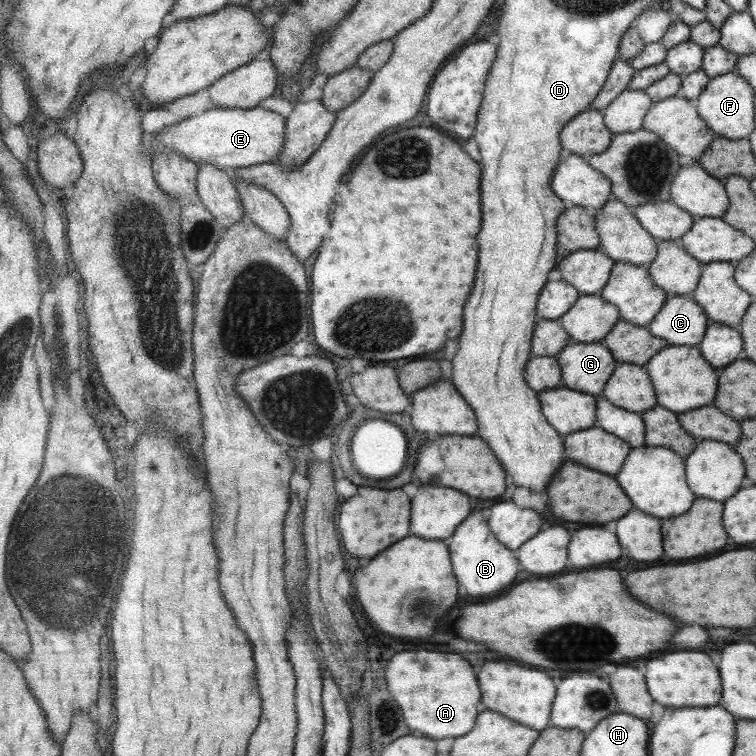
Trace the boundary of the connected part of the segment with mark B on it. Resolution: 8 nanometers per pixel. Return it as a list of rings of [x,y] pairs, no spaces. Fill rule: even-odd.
[[[471,512],[467,518],[463,518],[463,522],[455,527],[453,534],[449,537],[447,549],[454,578],[465,588],[467,596],[473,596],[473,598],[487,598],[487,596],[501,594],[513,584],[517,572],[521,570],[515,552],[508,550],[493,536],[486,519],[480,512]]]

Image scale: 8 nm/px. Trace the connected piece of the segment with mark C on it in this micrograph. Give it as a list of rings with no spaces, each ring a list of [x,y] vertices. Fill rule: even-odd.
[[[669,295],[646,329],[671,345],[697,346],[709,320],[703,309],[684,295]]]

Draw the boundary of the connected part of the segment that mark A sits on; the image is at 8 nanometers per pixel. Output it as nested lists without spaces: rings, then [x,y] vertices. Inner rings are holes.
[[[429,650],[397,652],[391,656],[387,664],[385,680],[387,690],[401,708],[403,722],[407,724],[407,728],[425,734],[433,740],[445,736],[457,738],[471,730],[481,698],[475,672],[471,670],[471,664],[463,660],[459,654]]]

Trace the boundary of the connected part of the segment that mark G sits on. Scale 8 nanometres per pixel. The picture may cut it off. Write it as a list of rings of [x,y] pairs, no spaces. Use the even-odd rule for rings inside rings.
[[[570,342],[556,354],[562,386],[594,397],[601,396],[617,361],[602,342]]]

